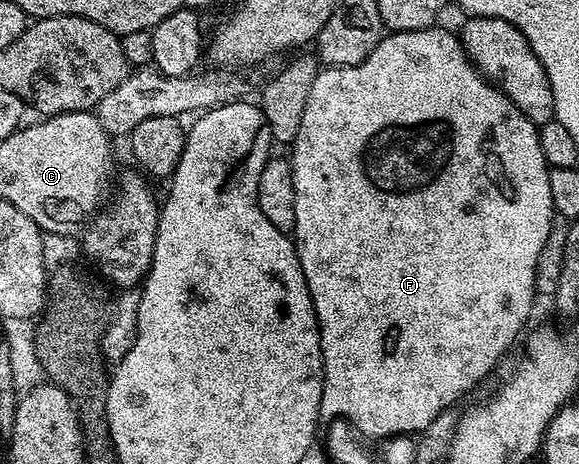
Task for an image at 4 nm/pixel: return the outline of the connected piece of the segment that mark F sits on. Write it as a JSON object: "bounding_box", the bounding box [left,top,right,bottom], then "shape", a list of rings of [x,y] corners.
{"bounding_box":[289,24,555,440],"shape":[[[435,24],[429,30],[400,30],[387,33],[372,48],[372,52],[360,64],[355,66],[326,66],[319,69],[316,80],[312,83],[312,92],[308,92],[308,104],[304,104],[304,116],[300,119],[300,132],[292,144],[294,154],[289,155],[290,167],[292,168],[292,184],[296,188],[296,228],[293,232],[294,247],[300,260],[300,268],[304,272],[304,280],[308,284],[308,292],[312,296],[314,311],[318,317],[318,331],[320,332],[320,344],[322,345],[322,415],[350,414],[350,422],[366,440],[386,440],[393,434],[393,430],[403,430],[406,436],[417,435],[420,428],[432,424],[436,416],[440,416],[445,410],[451,409],[473,386],[478,386],[494,370],[494,365],[506,354],[506,349],[518,338],[522,329],[527,329],[526,321],[530,318],[530,309],[534,306],[536,291],[536,260],[540,260],[540,248],[544,248],[544,240],[548,240],[550,226],[555,220],[554,205],[552,204],[552,191],[548,189],[548,176],[551,167],[546,165],[544,152],[540,152],[540,140],[538,139],[538,127],[529,122],[508,100],[508,96],[502,93],[493,82],[487,82],[478,72],[477,66],[471,62],[466,50],[462,46],[461,37],[450,30],[441,30],[441,25]]]}

